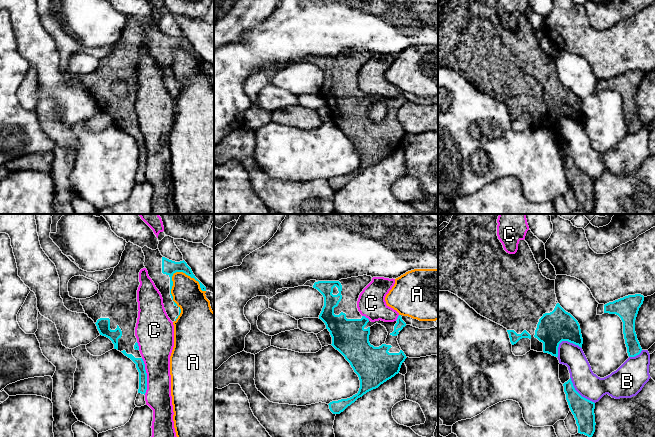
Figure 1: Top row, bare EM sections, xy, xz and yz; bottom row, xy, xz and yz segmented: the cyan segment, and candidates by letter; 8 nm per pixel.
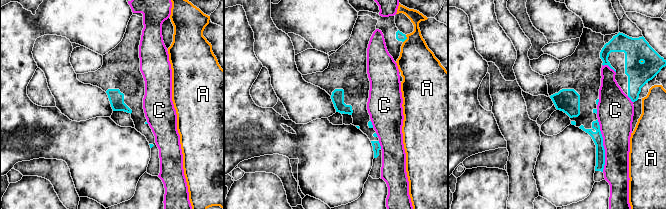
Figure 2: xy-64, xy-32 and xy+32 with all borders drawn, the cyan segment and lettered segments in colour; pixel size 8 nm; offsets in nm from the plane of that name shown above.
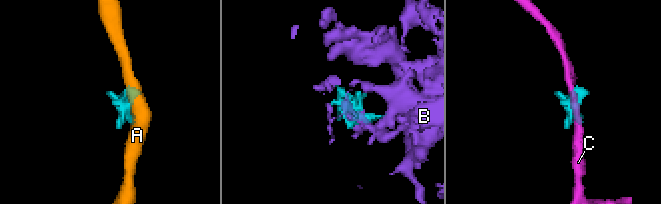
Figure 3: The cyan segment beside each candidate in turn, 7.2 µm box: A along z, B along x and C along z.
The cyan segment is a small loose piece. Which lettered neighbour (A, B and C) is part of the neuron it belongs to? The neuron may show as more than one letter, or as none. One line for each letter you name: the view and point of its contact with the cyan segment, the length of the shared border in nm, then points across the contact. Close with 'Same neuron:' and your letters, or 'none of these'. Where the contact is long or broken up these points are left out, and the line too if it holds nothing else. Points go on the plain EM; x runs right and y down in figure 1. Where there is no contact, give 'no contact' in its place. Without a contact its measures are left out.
Same neuron: none of these

